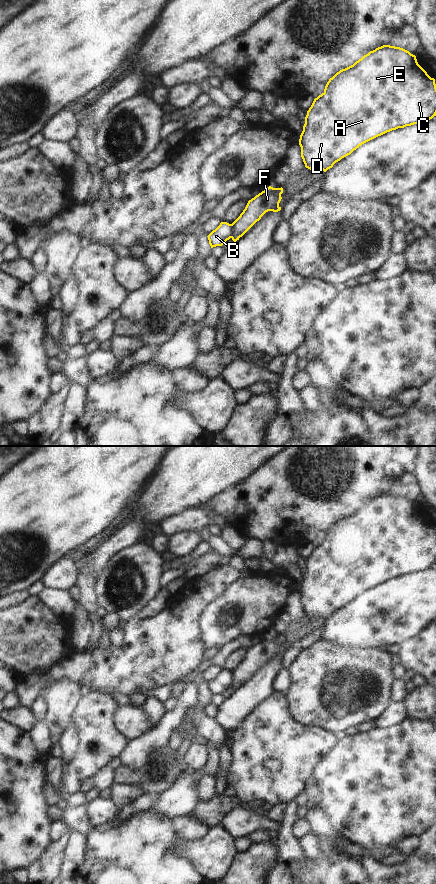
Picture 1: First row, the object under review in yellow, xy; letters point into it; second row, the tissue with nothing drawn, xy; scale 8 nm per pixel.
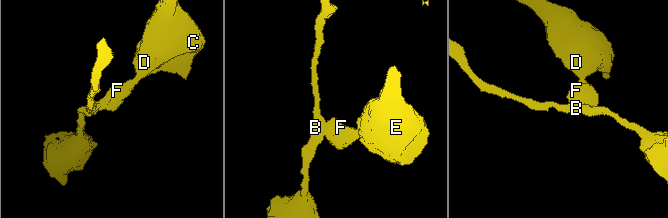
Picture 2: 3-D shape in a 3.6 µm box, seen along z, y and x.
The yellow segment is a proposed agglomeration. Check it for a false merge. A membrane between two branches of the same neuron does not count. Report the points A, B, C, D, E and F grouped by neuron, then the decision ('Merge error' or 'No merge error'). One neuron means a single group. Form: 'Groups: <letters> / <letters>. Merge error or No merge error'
Groups: A C D E F / B. Merge error

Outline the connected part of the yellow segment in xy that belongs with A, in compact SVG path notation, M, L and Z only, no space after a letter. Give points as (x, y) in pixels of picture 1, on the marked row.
M383 45L370 51L353 65L340 70L327 82L324 92L307 111L299 145L305 167L326 172L362 144L392 130L422 124L436 116L436 84L418 64L416 56L395 46Z

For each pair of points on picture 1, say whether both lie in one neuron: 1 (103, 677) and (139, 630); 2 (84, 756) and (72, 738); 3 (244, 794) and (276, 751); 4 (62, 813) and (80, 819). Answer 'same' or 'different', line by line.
1: same
2: different
3: same
4: same

